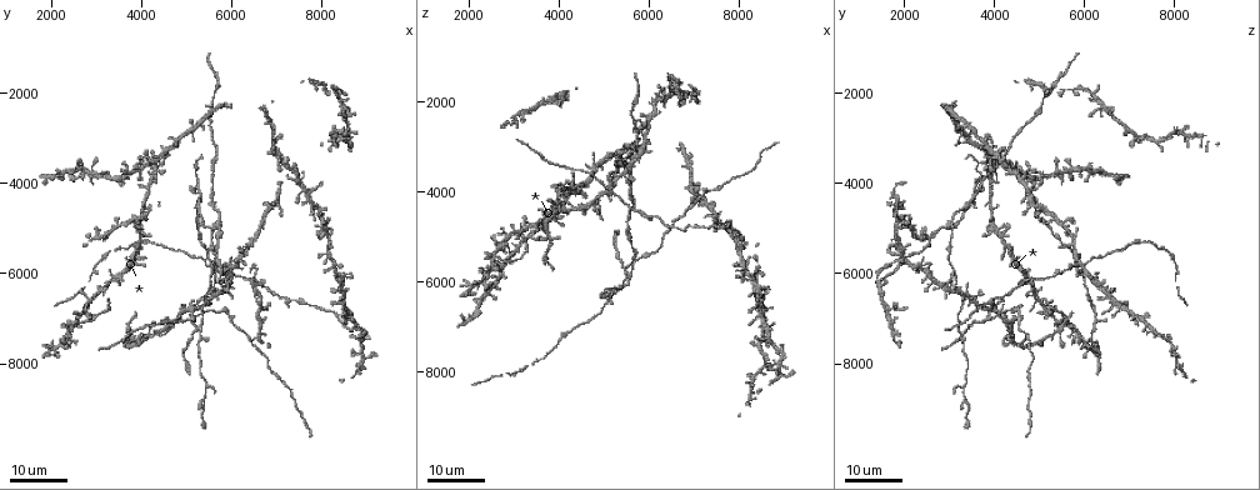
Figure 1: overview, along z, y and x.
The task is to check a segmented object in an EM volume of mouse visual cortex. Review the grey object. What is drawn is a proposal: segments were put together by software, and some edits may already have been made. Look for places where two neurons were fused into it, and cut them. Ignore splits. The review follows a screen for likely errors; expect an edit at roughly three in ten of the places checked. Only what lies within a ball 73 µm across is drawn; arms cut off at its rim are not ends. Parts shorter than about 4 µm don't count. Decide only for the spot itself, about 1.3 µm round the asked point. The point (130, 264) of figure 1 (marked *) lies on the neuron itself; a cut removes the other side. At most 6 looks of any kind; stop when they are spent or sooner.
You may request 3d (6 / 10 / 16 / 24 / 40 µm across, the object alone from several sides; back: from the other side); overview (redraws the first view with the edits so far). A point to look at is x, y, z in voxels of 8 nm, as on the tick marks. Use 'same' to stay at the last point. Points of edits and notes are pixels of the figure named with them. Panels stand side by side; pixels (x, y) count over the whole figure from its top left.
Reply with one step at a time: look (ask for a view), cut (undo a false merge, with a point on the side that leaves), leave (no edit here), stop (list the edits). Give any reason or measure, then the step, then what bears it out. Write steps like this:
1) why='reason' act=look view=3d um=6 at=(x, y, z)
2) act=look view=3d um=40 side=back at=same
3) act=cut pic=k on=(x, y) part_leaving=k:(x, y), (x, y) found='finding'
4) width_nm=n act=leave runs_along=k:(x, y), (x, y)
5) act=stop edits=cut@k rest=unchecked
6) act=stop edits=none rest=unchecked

act=look view=3d um=24 at=(5850, 6850, 4500)

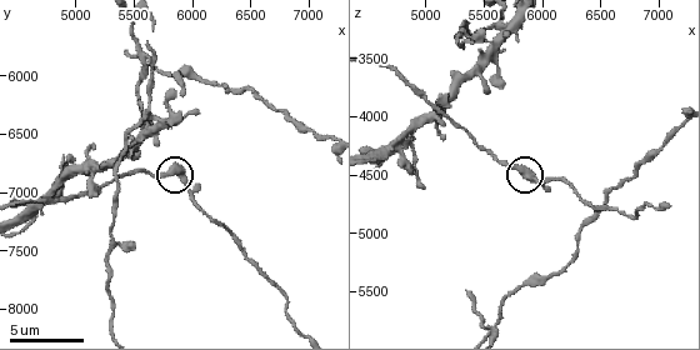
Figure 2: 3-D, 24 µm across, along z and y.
act=look view=3d um=10 at=(5880, 6820, 4500)

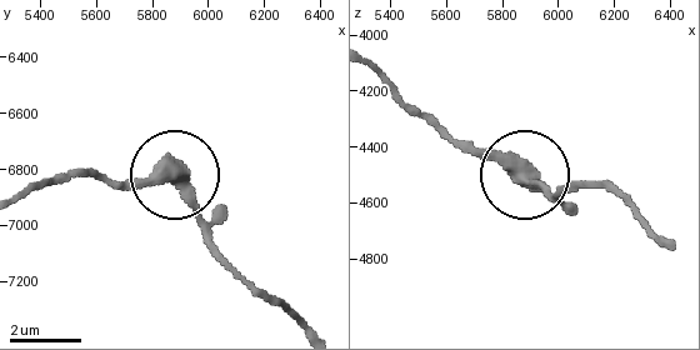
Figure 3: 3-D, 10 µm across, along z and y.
width_nm=390 act=leave runs_along=3:(21, 196), (84, 173), (111, 181), (171, 178), (225, 259) found='continuous, no second neuron'

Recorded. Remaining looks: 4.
why='four or more arms meet' act=look view=3d um=10 at=(5600, 5900, 5860)

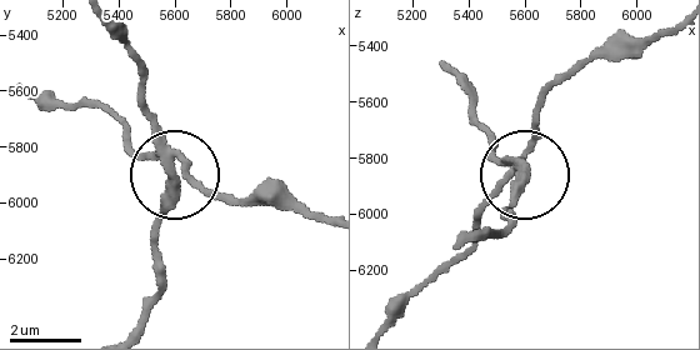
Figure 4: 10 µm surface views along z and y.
act=look view=3d um=10 side=back at=(5570, 5890, 5830)

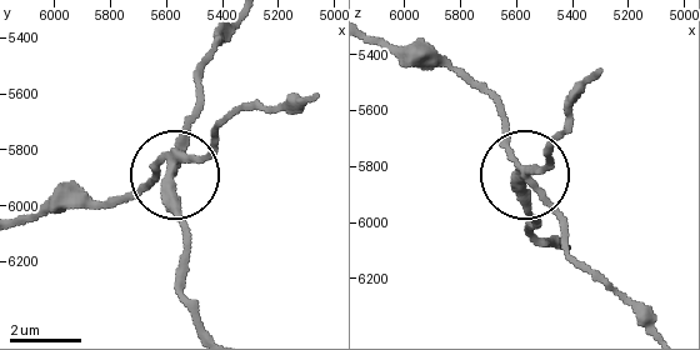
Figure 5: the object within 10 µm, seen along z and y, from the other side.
act=cut pic=5 on=(166, 206) part_leaving=5:(178, 158), (186, 289), (199, 325) found='a second neuron is stuck on'

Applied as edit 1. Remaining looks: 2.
act=stop edits=cut@5 rest=unchecked

